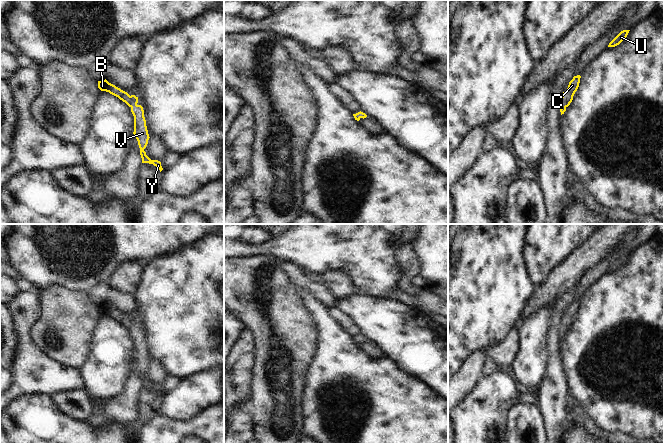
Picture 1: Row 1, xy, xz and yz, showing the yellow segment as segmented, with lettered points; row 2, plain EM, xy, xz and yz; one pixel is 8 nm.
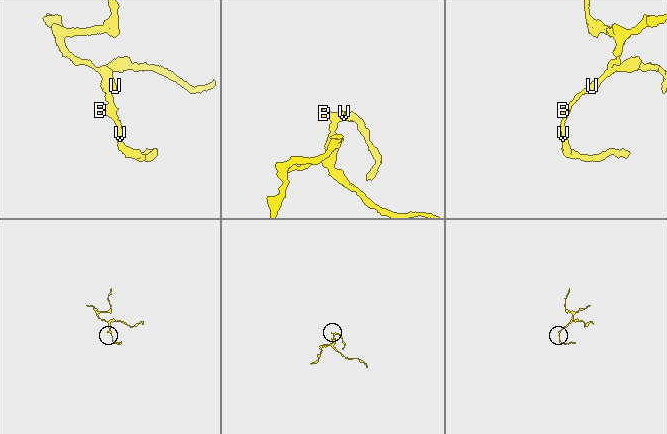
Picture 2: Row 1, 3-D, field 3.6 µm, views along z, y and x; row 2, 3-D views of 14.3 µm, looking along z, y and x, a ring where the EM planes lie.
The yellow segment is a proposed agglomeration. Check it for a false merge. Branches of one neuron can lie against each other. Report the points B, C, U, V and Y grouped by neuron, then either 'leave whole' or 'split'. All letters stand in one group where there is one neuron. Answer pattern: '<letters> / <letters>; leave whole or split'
B C U V Y; leave whole

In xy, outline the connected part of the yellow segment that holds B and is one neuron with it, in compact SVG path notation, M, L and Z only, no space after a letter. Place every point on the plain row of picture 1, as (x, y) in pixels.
M106 303L98 305L98 312L101 315L109 316L110 318L118 321L120 324L125 326L130 332L134 340L134 356L138 369L140 372L140 379L142 382L142 387L149 387L156 390L160 396L163 394L161 386L158 384L151 384L147 379L144 373L146 372L149 364L149 358L146 350L146 344L144 341L144 334L141 329L138 329L138 321L135 319L129 319L127 316L121 314L115 309L109 307Z

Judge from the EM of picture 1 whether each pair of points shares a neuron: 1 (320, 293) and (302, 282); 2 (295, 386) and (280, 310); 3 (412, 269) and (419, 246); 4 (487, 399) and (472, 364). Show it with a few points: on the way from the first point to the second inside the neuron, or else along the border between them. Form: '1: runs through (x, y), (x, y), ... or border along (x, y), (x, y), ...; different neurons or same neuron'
1: runs through (316, 290), (306, 284); same neuron
2: runs through (283, 367), (283, 329); same neuron
3: border along (410, 244), (416, 255), (420, 274); different neurons
4: border along (483, 376), (464, 398); different neurons

